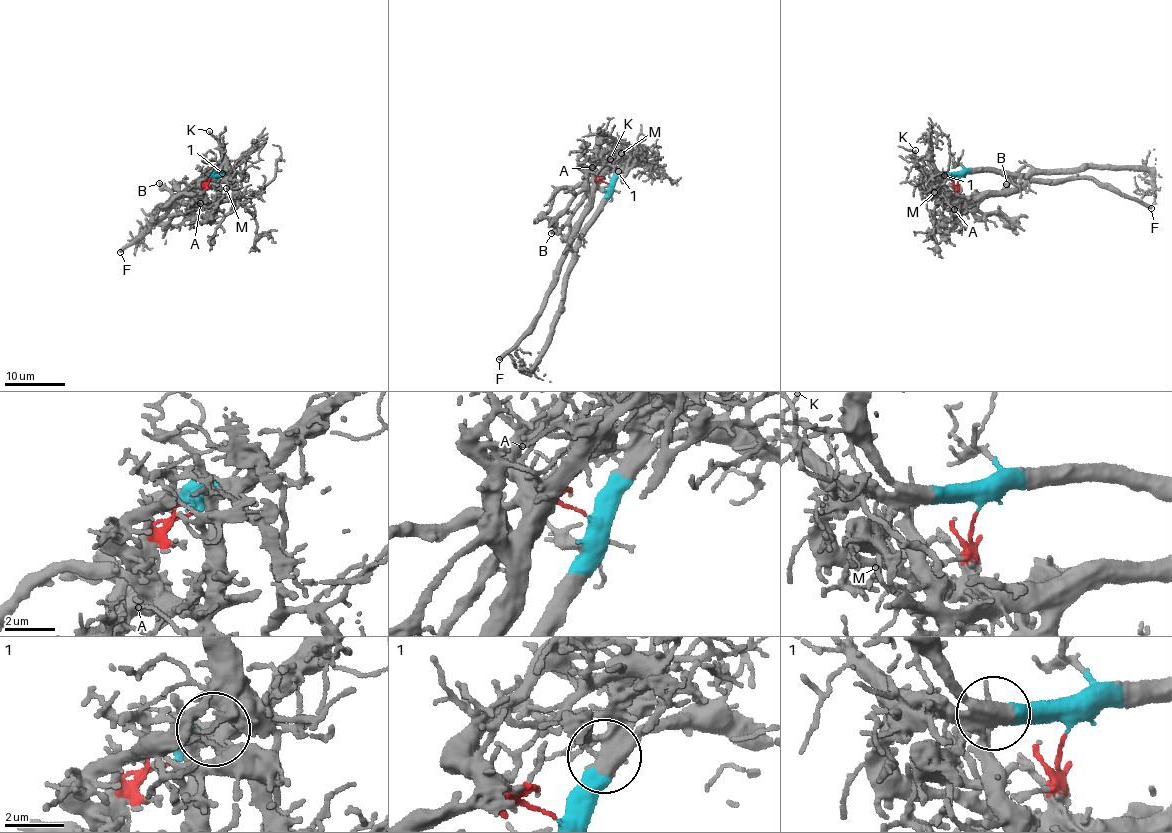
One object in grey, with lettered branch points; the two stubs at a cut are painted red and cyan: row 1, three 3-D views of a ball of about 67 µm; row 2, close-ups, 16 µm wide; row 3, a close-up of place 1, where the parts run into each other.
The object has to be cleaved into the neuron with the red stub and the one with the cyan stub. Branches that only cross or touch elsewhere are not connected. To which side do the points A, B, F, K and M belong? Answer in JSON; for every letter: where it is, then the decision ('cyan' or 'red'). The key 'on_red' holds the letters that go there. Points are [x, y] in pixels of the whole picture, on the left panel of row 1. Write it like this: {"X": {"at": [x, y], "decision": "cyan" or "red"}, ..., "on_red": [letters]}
{"A": {"at": [200, 203], "decision": "red"}, "B": {"at": [159, 183], "decision": "red"}, "F": {"at": [120, 252], "decision": "red"}, "K": {"at": [209, 131], "decision": "cyan"}, "M": {"at": [226, 188], "decision": "red"}, "on_red": ["A", "B", "F", "M"]}

